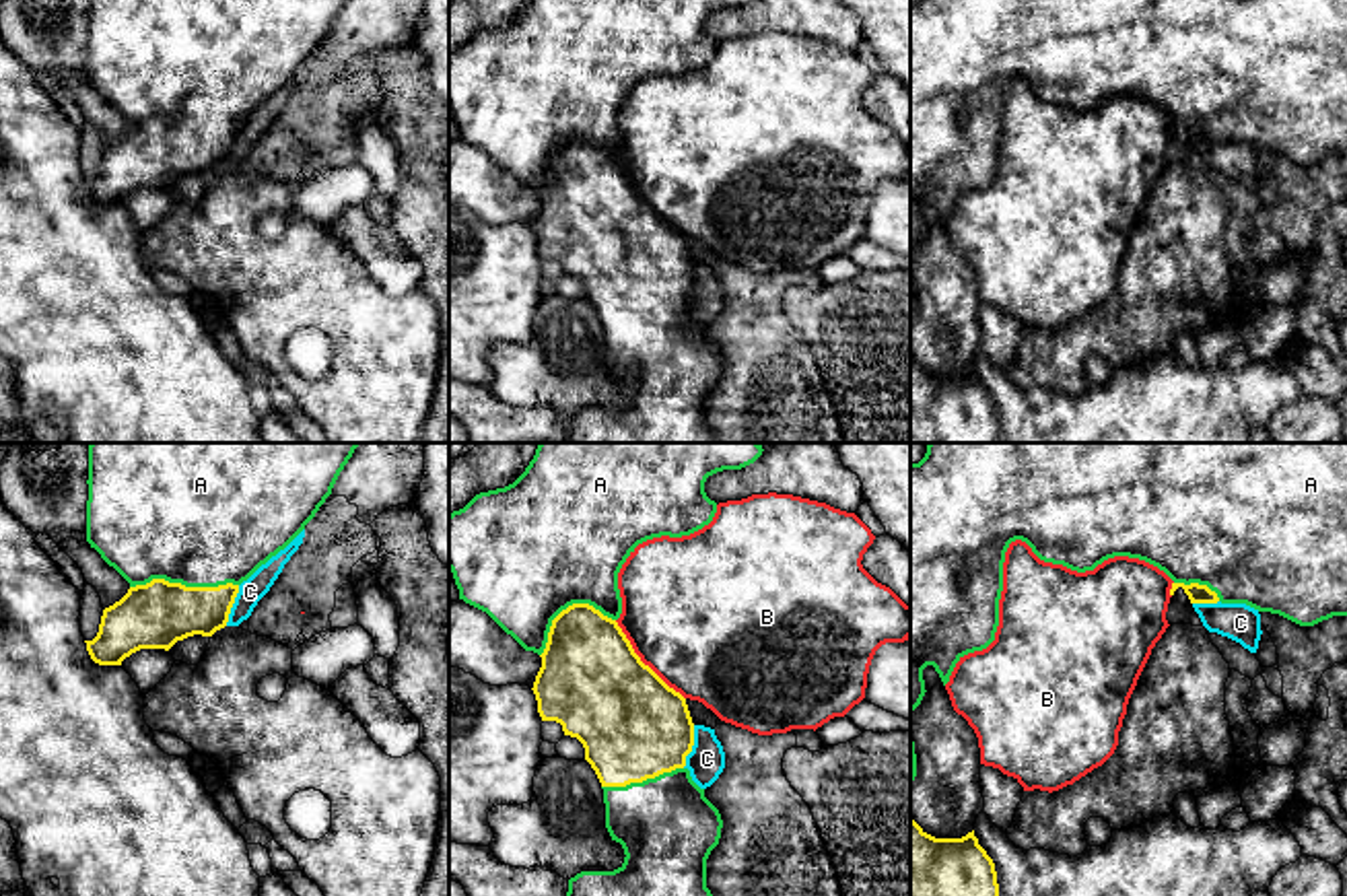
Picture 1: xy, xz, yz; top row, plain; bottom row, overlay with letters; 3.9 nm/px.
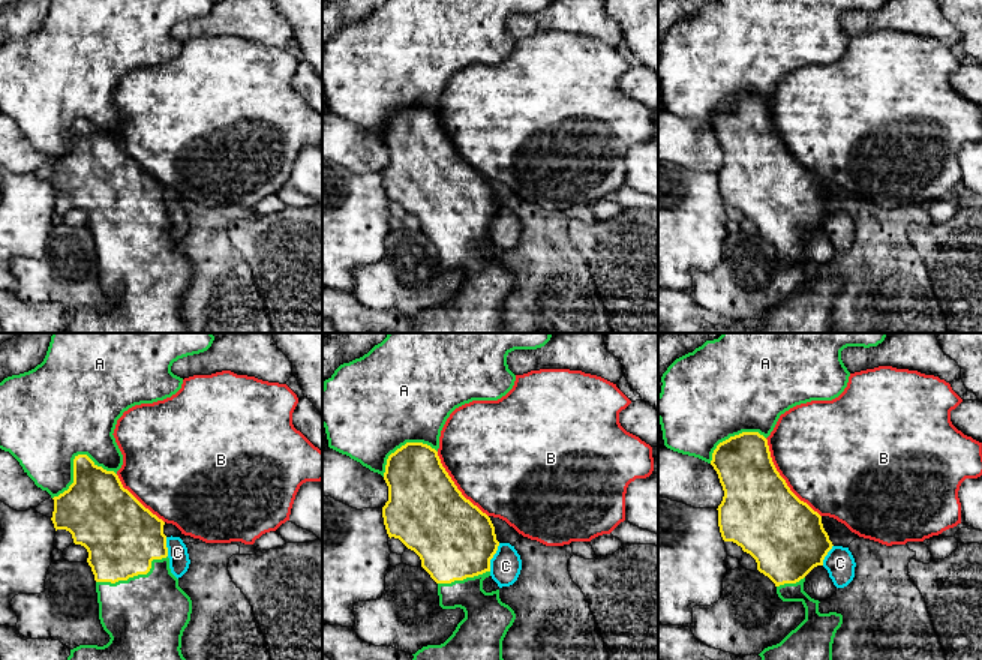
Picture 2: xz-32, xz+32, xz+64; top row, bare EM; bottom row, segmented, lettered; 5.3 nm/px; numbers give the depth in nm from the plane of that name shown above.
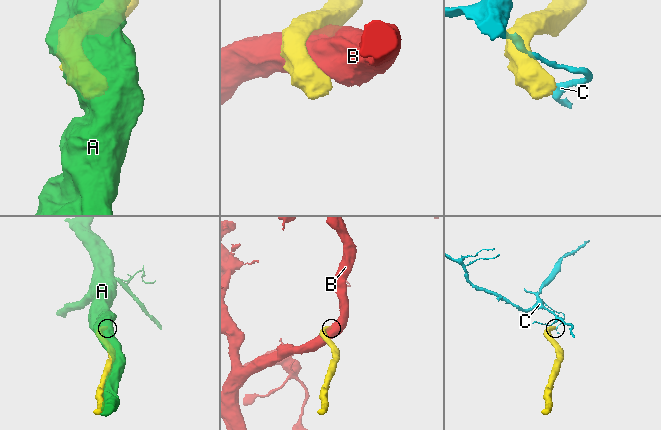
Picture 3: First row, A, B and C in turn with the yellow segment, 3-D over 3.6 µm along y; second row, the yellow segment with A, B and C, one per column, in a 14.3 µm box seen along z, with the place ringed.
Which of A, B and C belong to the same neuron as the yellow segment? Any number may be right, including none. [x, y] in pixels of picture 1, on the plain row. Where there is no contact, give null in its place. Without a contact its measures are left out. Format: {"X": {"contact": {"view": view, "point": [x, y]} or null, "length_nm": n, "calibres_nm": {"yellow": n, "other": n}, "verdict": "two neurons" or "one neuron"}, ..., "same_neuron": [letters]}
{"A": {"contact": {"view": "xy", "point": [184, 124]}, "length_nm": 420, "calibres_nm": {"yellow": 260, "other": 500}, "verdict": "one neuron"}, "B": {"contact": {"view": "xz", "point": [641, 200]}, "length_nm": 420, "calibres_nm": {"yellow": 420, "other": 480}, "verdict": "two neurons"}, "C": {"contact": {"view": "xz", "point": [693, 283]}, "length_nm": 180, "calibres_nm": {"yellow": 420, "other": 140}, "verdict": "two neurons"}, "same_neuron": ["A"]}

